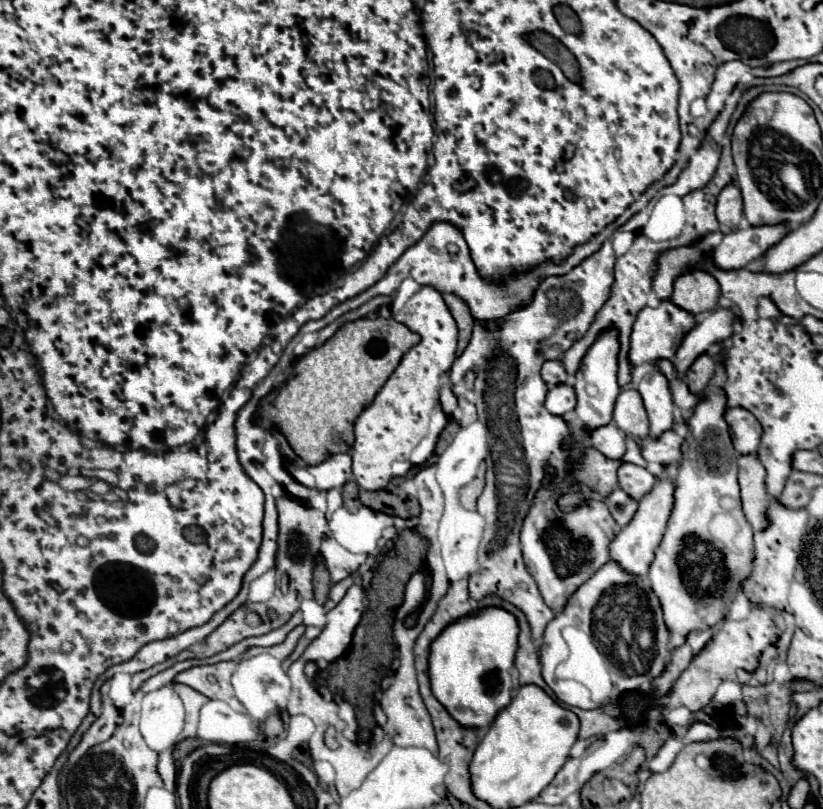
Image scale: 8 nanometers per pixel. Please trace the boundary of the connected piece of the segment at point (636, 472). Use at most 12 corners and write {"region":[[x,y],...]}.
{"region":[[624,462],[618,484],[642,500],[656,484],[646,468]]}

